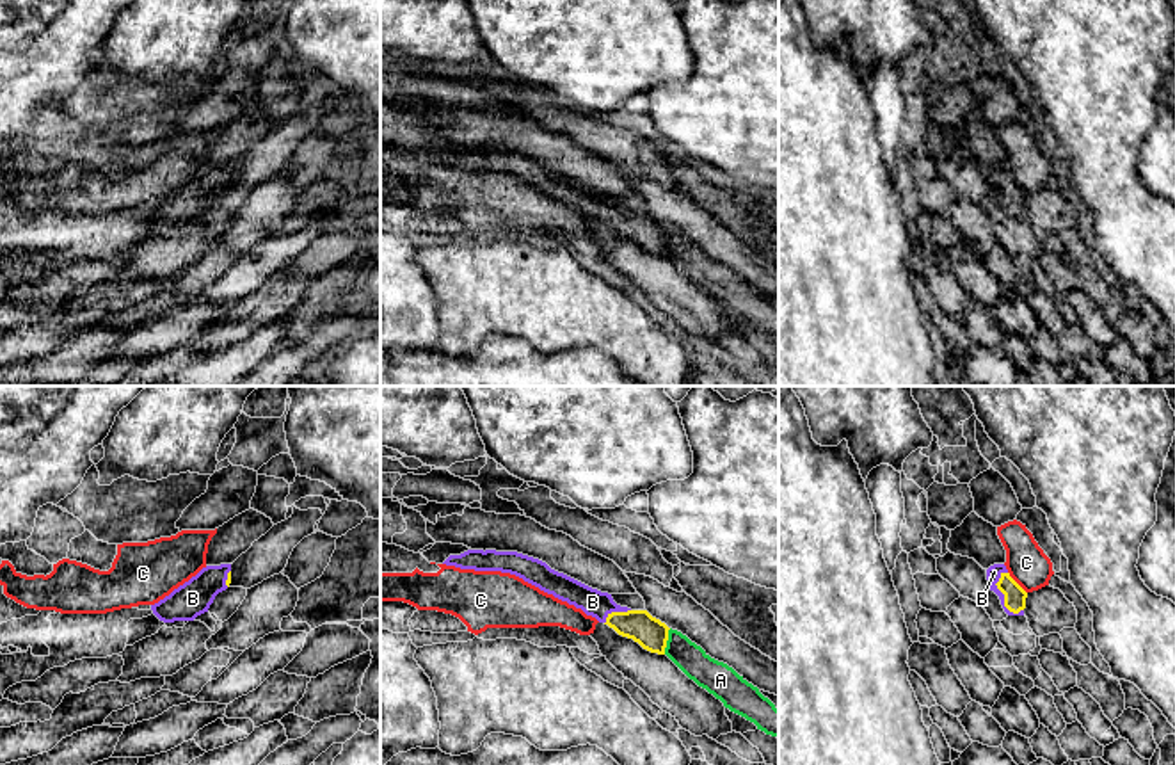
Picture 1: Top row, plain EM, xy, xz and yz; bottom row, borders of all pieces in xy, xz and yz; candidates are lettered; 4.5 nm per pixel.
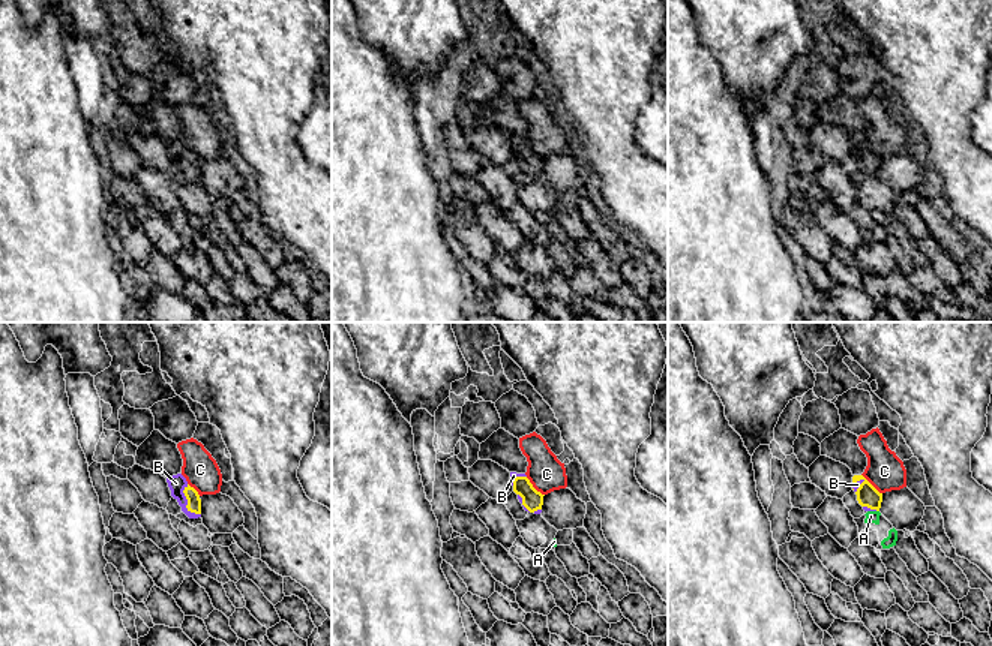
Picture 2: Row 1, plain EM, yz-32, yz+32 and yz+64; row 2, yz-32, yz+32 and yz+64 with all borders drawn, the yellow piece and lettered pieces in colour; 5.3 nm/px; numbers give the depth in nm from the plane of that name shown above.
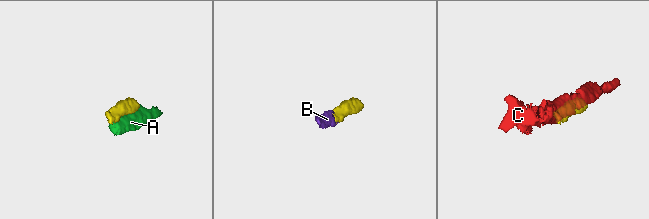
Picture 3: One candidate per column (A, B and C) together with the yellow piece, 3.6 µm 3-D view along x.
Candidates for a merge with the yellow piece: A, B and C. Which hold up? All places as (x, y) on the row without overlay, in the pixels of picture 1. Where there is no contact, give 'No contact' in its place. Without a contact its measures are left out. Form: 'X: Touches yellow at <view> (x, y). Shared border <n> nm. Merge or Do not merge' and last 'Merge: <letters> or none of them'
A: Touches yellow at xz (667, 241). Shared border 120 nm. Do not merge
B: Touches yellow at yz (1005, 200). Shared border 220 nm. Merge
C: Touches yellow at yz (1015, 184). Shared border 130 nm. Do not merge
Merge: B

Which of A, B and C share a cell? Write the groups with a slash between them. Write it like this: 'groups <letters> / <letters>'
groups A / B / C

